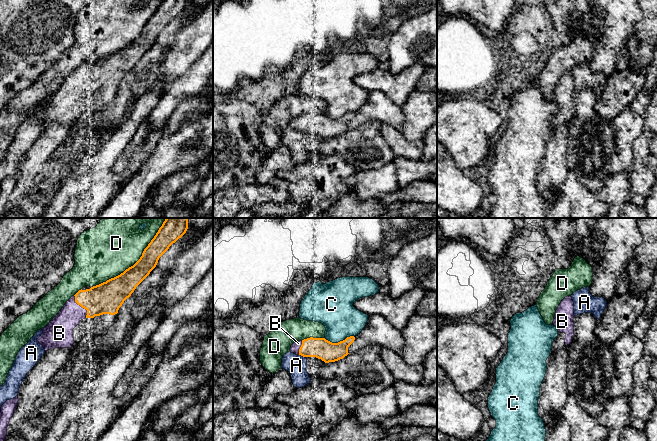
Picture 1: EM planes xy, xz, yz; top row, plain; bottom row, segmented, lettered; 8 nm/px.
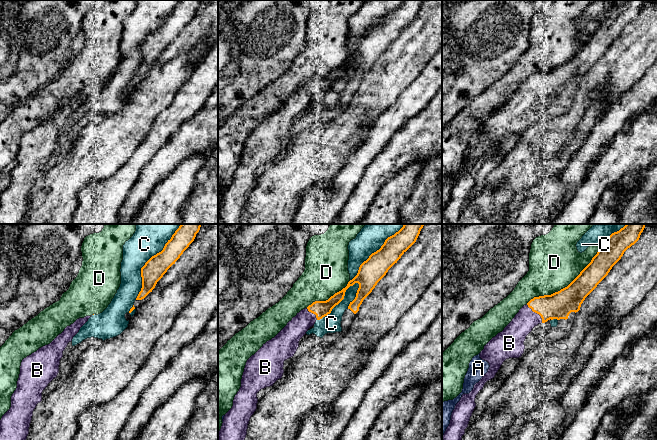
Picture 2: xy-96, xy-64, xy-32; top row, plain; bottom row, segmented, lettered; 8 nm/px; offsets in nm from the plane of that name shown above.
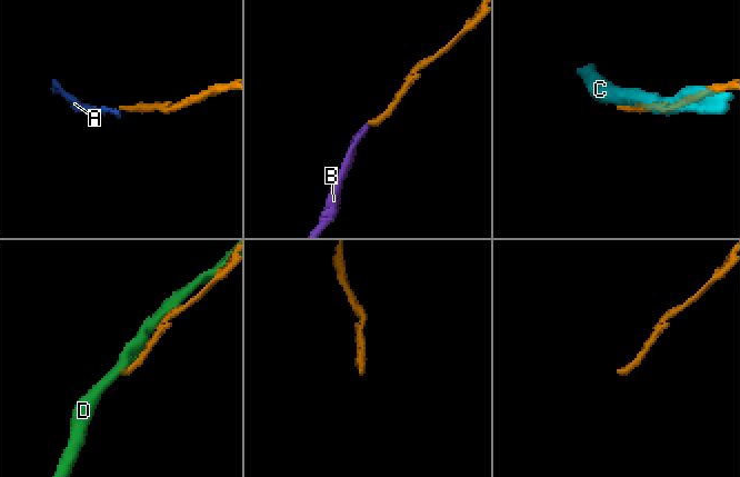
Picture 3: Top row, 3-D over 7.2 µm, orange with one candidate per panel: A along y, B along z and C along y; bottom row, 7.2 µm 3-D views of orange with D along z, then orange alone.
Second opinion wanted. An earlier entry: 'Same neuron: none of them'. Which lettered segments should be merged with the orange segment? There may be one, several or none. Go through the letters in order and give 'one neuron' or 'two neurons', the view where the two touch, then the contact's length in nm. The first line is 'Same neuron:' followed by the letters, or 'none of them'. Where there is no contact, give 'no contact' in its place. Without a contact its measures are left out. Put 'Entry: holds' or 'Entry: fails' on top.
Entry: fails
Same neuron: B
A: two neurons | xz | 60 nm
B: one neuron | xy | 200 nm
C: two neurons | xz | 160 nm
D: two neurons | xy | 750 nm

